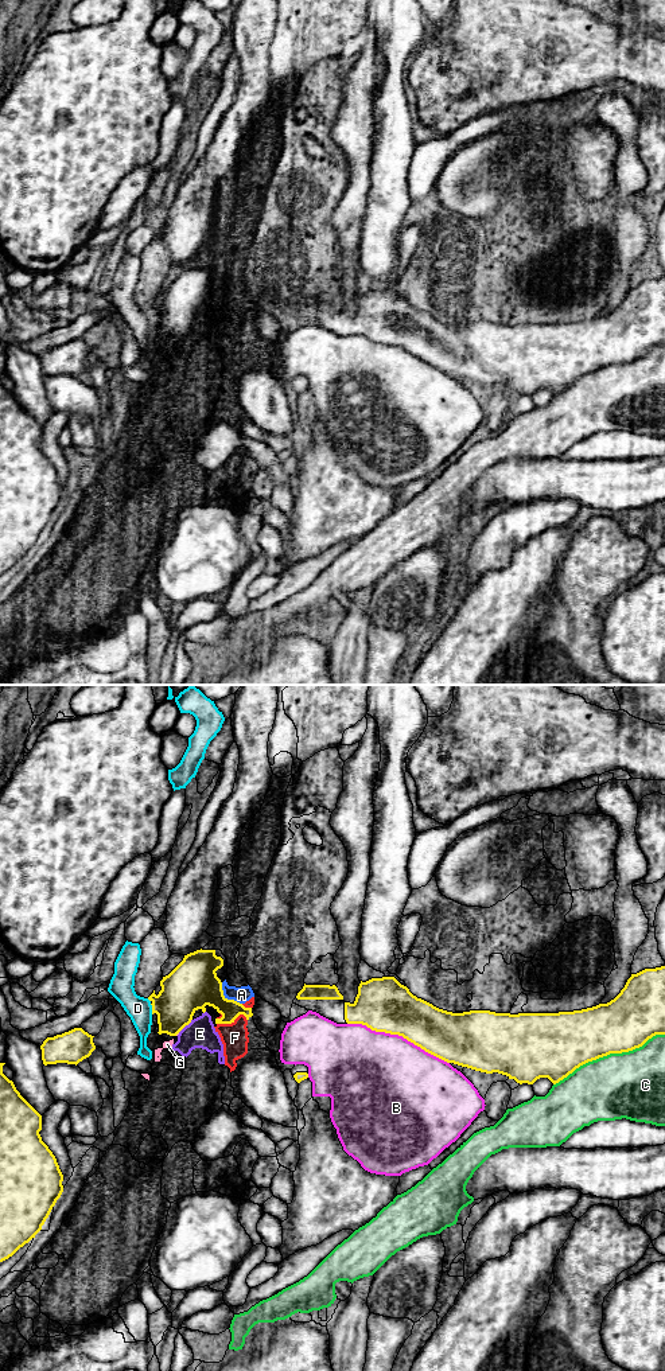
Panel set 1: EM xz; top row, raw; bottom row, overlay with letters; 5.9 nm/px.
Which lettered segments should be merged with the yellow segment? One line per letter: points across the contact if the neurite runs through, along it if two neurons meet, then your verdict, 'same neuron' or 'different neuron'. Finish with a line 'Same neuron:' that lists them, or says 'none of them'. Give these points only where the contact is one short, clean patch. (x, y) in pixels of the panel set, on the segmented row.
A: along xz (221, 982), (224, 994), (241, 1004) | different neuron
B: different neuron
C: different neuron
D: different neuron
E: along xz (191, 1019), (178, 1032) | different neuron
F: along xz (247, 1017), (240, 1015), (230, 1023), (217, 1024) | different neuron
G: along xz (178, 1032), (175, 1035) | different neuron
Same neuron: none of them

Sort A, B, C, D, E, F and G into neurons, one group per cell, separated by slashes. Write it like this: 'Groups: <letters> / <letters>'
Groups: A E F G / B / C / D

